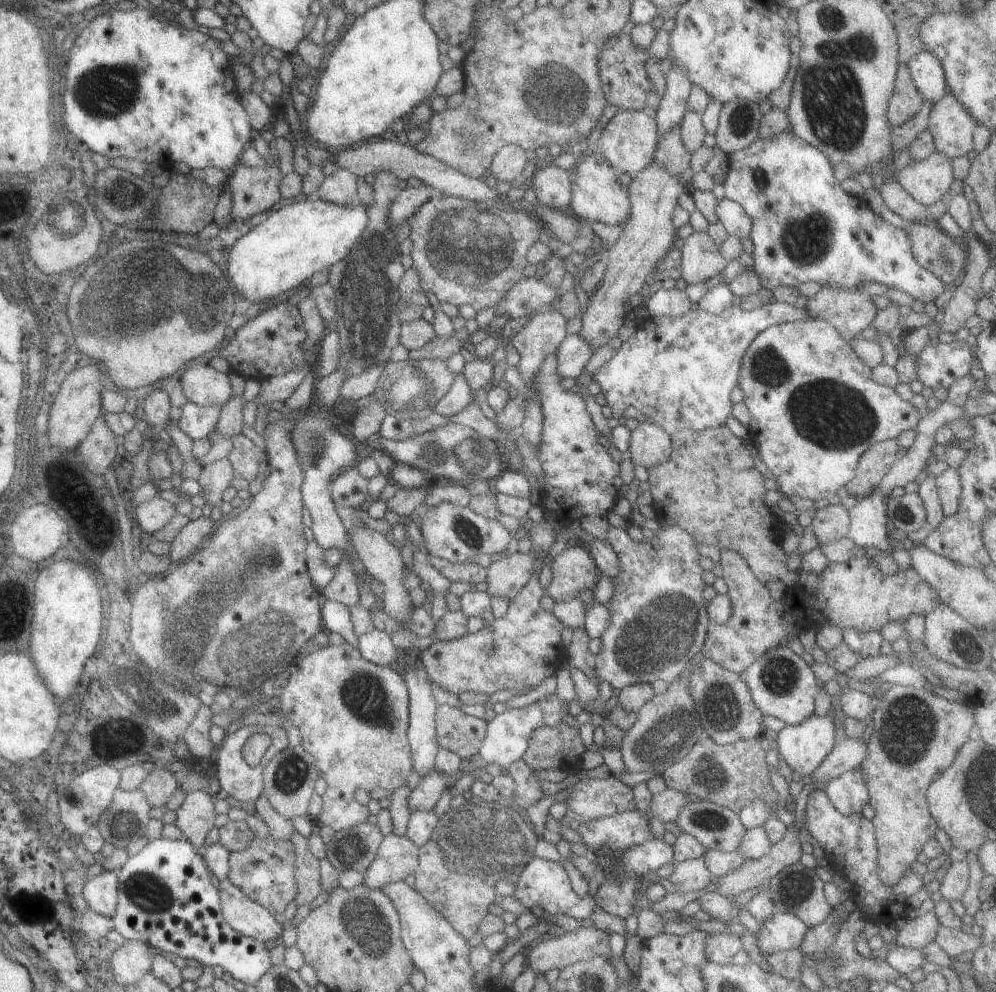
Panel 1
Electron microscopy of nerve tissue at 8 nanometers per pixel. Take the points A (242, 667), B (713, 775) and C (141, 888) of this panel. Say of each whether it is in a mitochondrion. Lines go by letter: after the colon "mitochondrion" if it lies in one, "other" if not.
A: other
B: mitochondrion
C: mitochondrion

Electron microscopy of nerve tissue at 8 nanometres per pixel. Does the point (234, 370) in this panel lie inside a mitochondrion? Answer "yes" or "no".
no

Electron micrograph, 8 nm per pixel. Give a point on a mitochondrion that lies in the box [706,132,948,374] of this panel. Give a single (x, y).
(808, 240)

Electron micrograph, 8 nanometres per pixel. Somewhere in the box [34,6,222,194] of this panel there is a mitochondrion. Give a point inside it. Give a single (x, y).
(106, 89)

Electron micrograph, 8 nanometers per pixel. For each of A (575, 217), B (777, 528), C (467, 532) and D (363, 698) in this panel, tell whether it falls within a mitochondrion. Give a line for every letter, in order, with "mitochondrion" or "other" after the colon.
A: other
B: other
C: mitochondrion
D: mitochondrion

